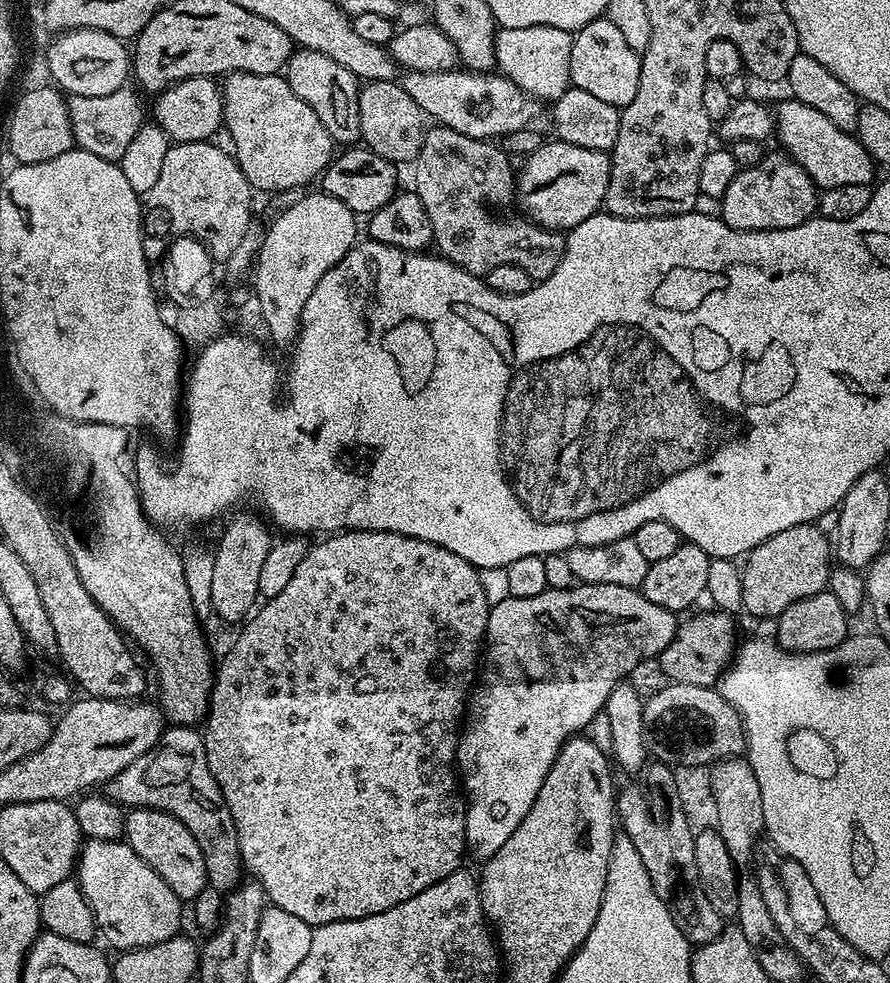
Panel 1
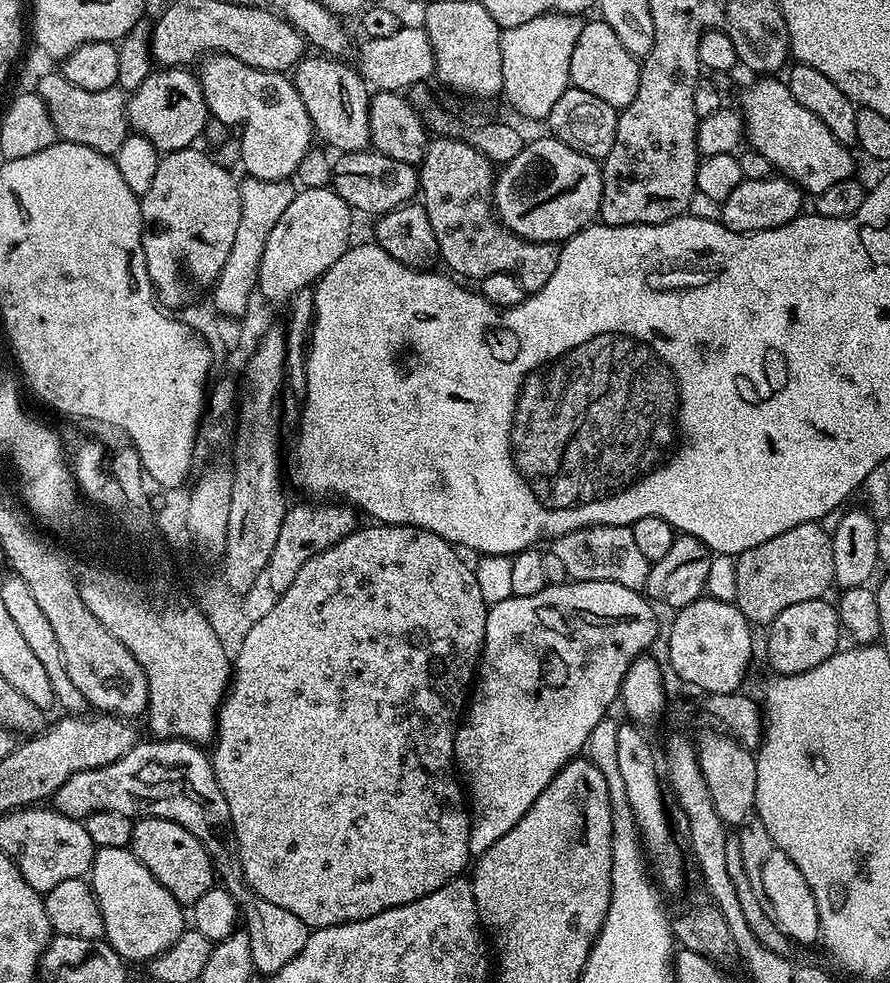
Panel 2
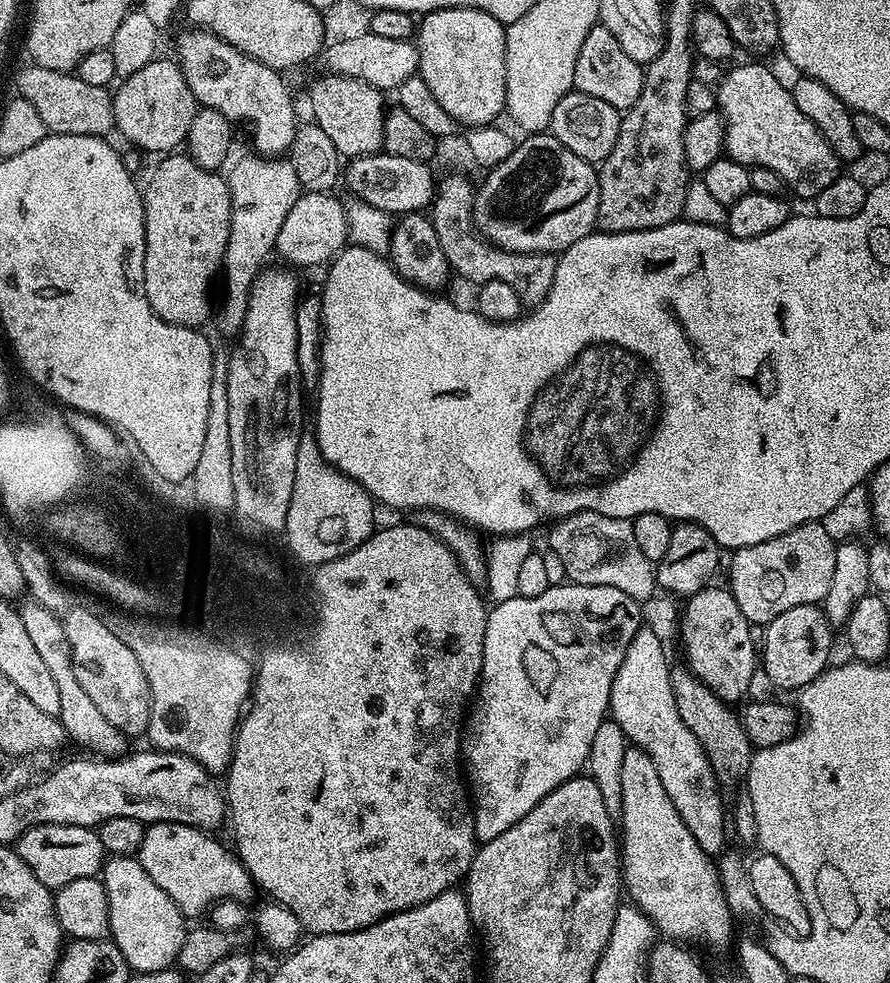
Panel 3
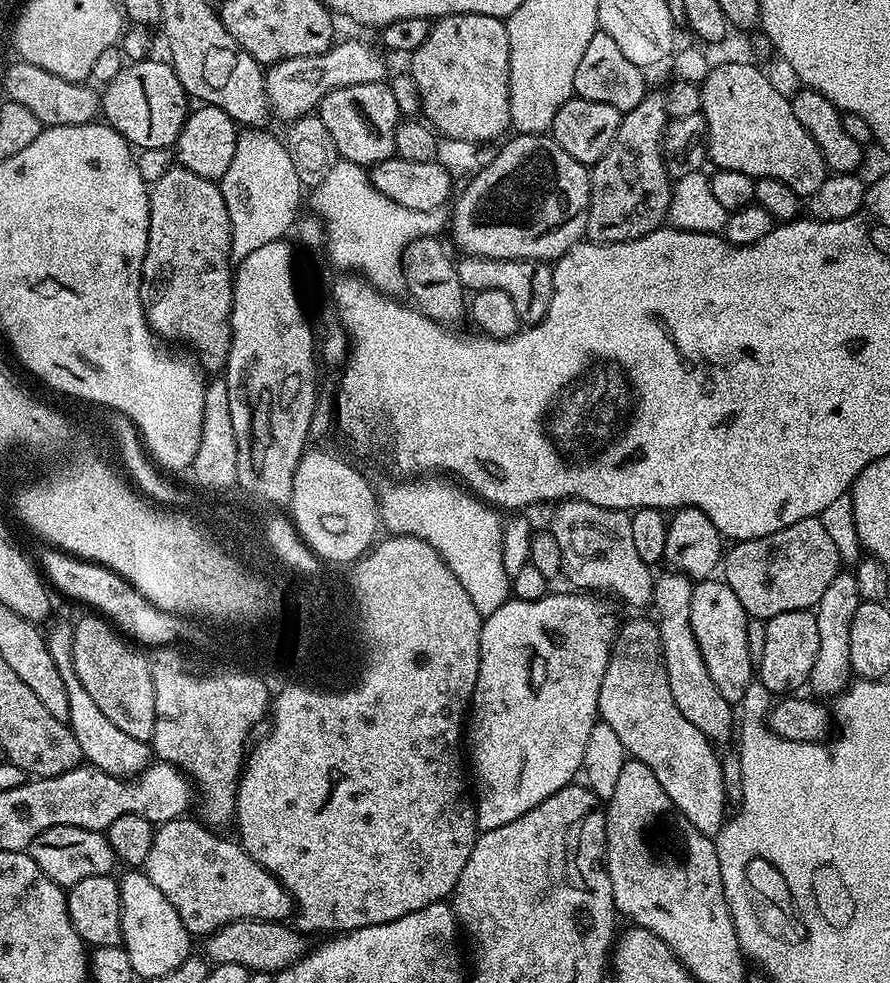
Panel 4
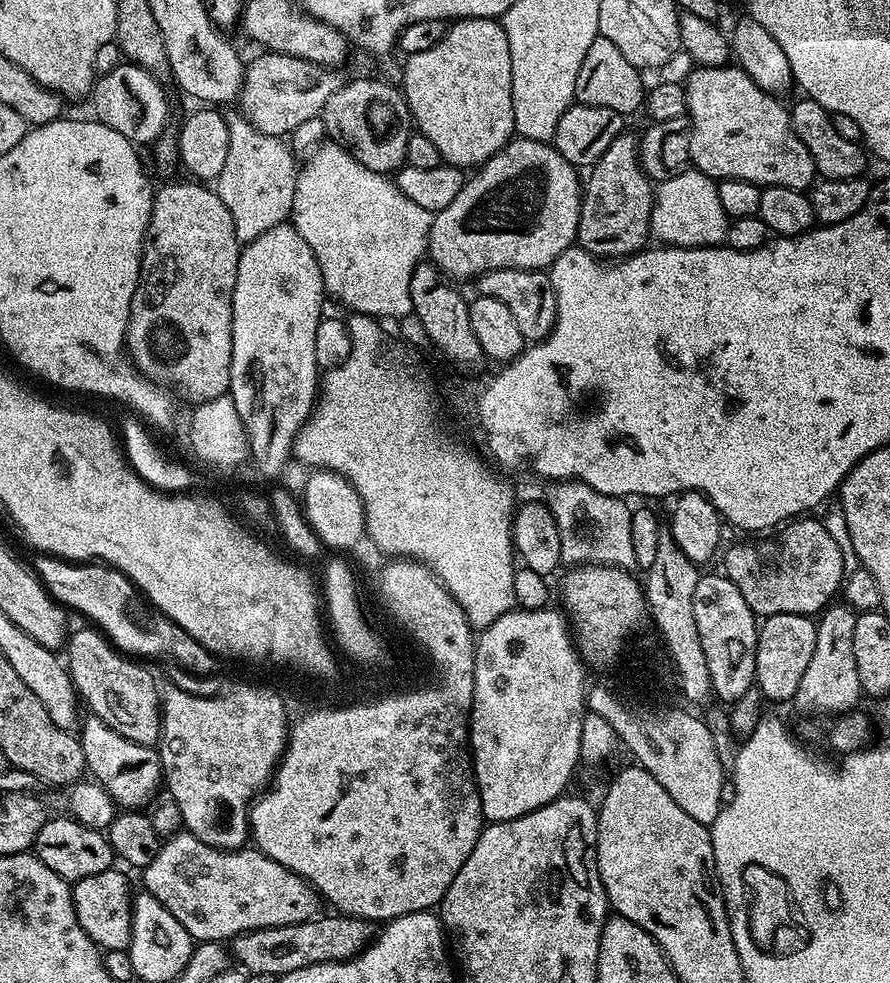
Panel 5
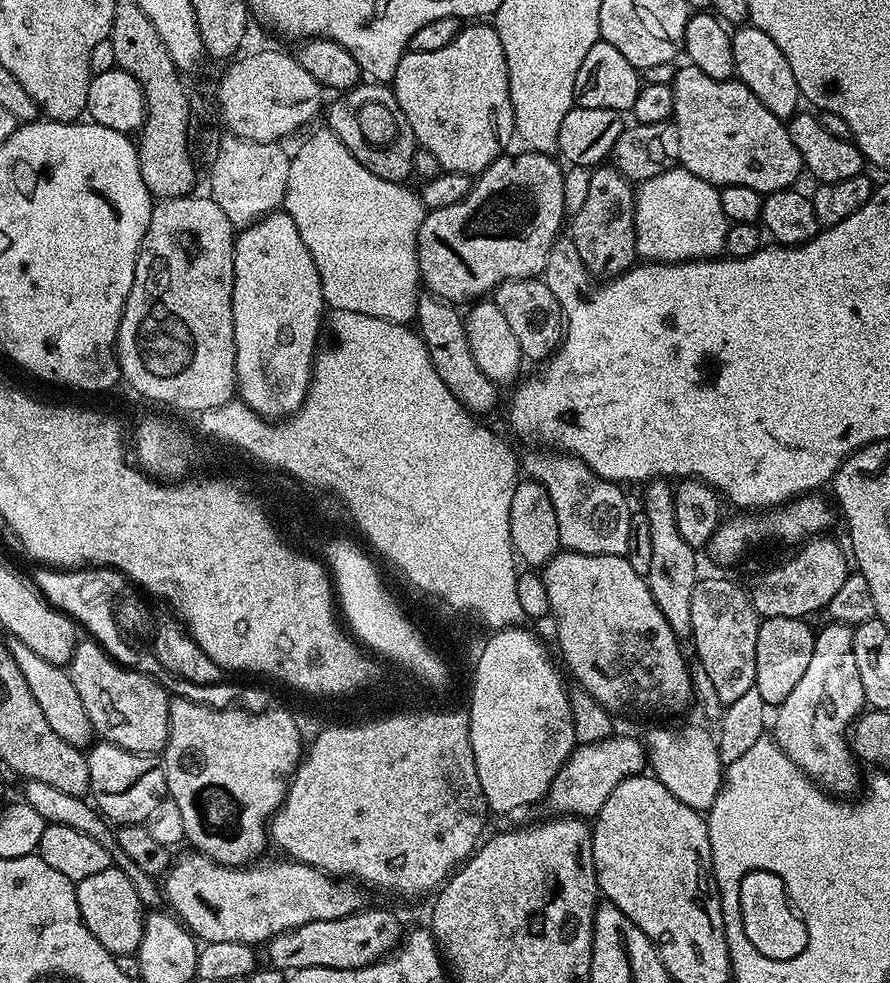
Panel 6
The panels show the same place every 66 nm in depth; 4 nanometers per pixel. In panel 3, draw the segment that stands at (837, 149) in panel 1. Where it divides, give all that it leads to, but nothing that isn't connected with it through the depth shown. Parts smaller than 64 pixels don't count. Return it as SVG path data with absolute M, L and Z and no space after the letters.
M740 64L723 73L718 84L715 85L716 106L724 118L724 152L727 159L746 164L753 168L766 166L784 180L789 189L793 188L802 199L811 201L830 182L834 182L842 174L842 161L836 157L834 150L830 150L830 142L822 138L818 126L798 110L787 83L783 84L774 73L760 64Z

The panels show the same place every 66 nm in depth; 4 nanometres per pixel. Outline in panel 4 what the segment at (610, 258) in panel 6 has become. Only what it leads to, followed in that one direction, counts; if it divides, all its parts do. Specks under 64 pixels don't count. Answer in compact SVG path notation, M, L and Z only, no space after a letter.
M660 90L649 91L634 110L621 115L614 142L590 168L590 210L584 236L591 243L637 240L667 221L674 183L664 155L664 132L669 119L664 92Z

